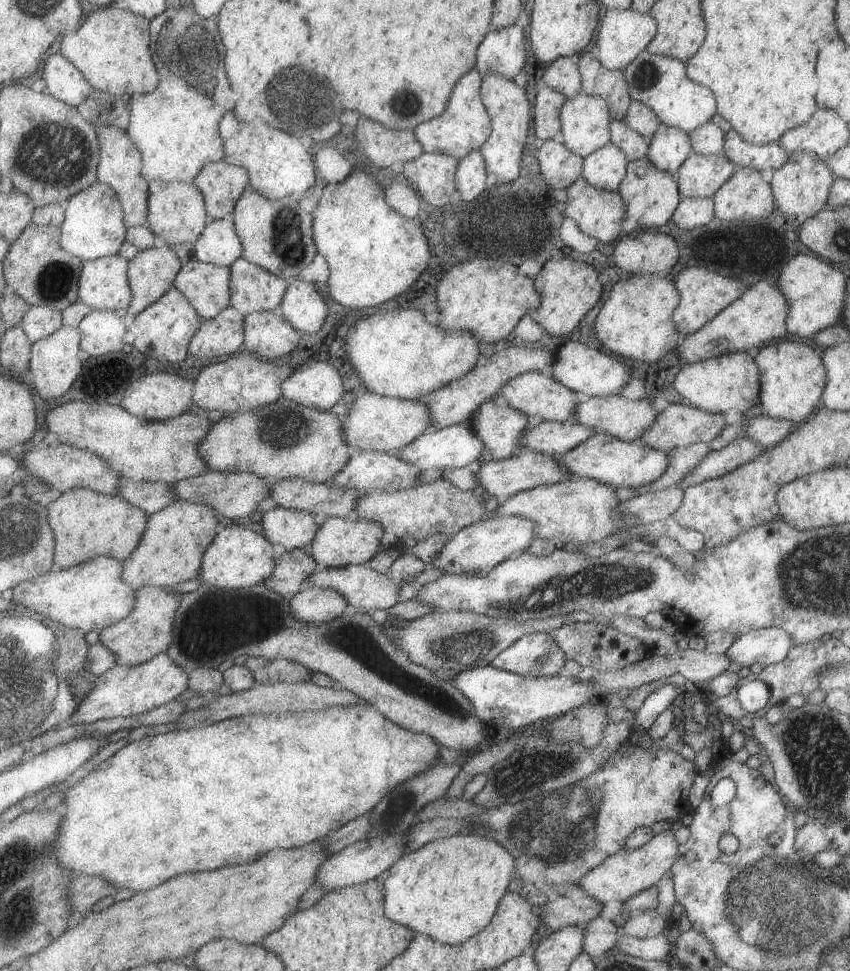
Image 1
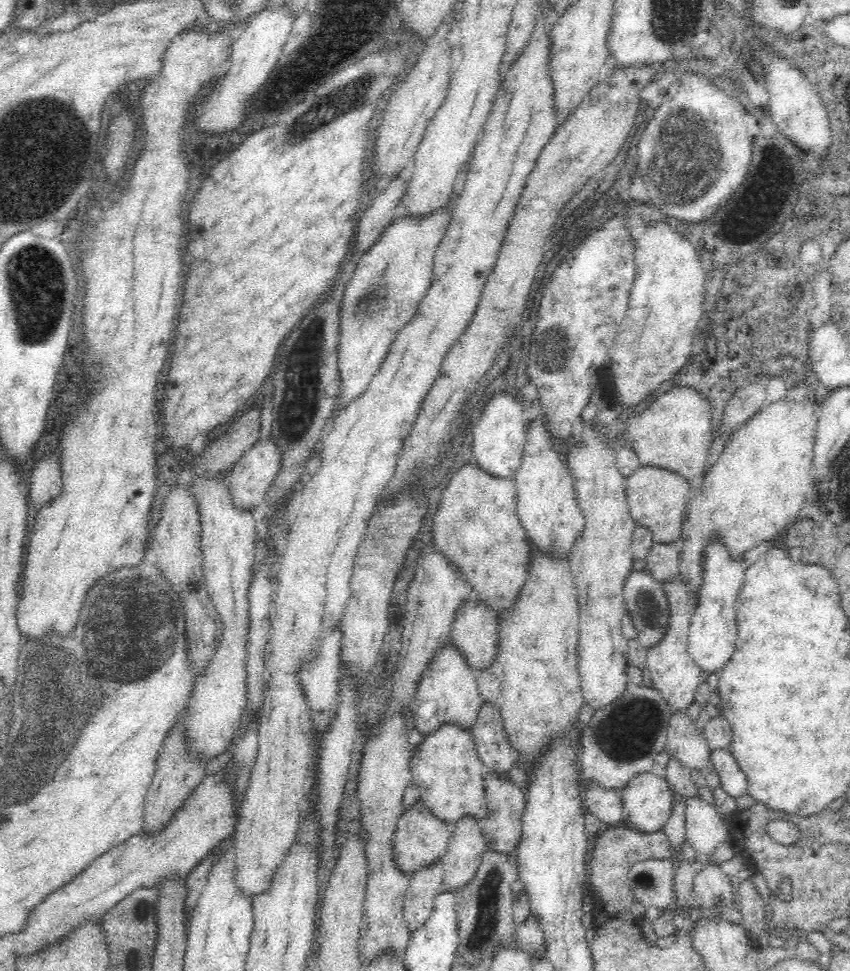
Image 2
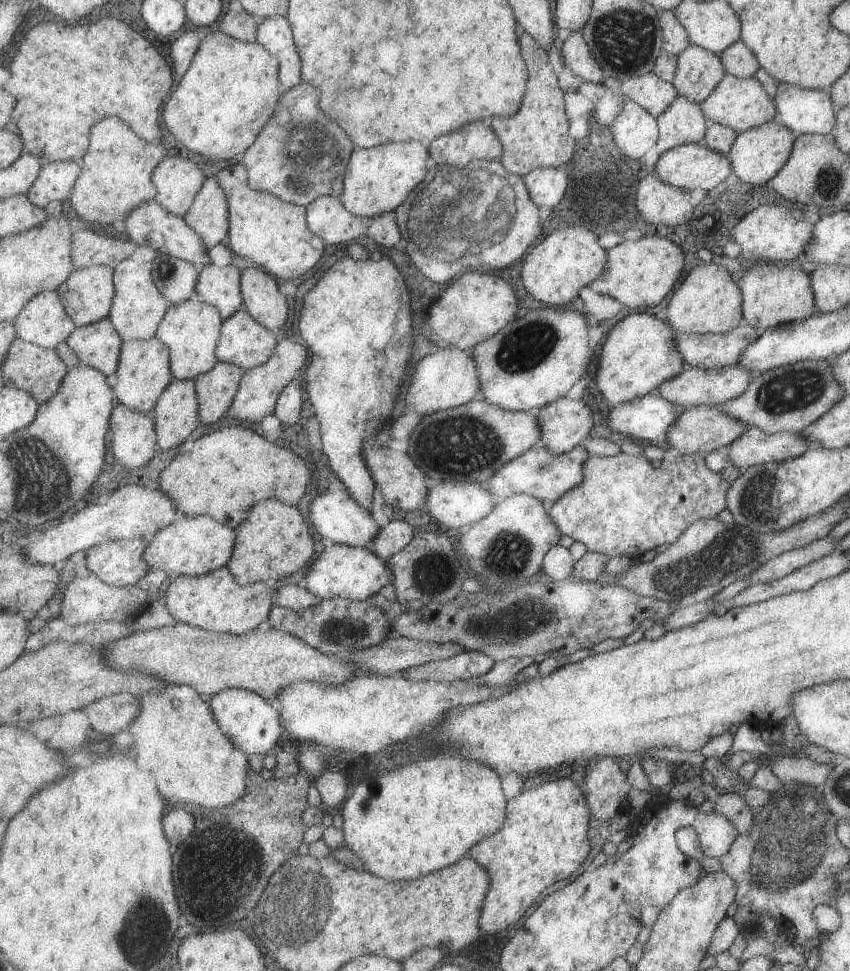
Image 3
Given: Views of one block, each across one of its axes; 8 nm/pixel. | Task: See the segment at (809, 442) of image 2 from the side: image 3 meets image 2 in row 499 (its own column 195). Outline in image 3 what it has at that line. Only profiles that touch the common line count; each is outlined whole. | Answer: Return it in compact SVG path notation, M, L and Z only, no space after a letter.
M168 683L165 690L153 692L153 696L143 698L143 714L139 716L131 732L137 740L137 756L141 756L141 764L156 773L165 800L205 806L209 809L227 808L243 798L247 792L249 757L225 736L211 703L203 702L200 695L195 686Z

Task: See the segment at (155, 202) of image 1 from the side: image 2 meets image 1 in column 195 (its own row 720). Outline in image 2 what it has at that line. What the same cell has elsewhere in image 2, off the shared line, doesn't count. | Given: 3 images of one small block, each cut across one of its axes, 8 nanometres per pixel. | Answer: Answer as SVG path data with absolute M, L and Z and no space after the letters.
M200 480L195 486L195 496L199 498L199 513L201 522L201 559L205 580L210 600L218 617L222 628L217 646L213 651L212 659L205 664L200 675L196 675L191 692L190 704L187 708L184 727L184 750L190 757L198 757L206 764L211 758L216 758L219 754L226 752L231 746L235 737L235 732L241 728L244 710L248 706L247 702L247 658L248 648L250 648L250 603L248 593L251 590L251 582L255 577L256 552L258 540L254 531L254 517L250 511L240 511L232 507L228 496L228 485L226 480L206 481Z

